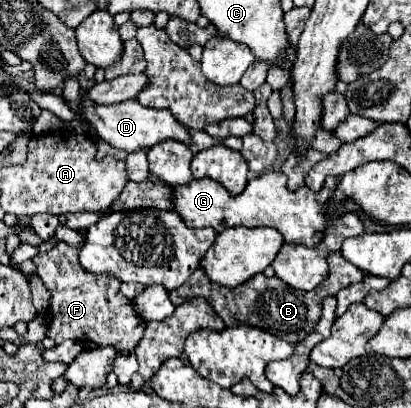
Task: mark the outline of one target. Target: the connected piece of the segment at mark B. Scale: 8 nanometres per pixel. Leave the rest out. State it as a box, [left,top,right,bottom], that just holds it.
[170,251,364,345]

